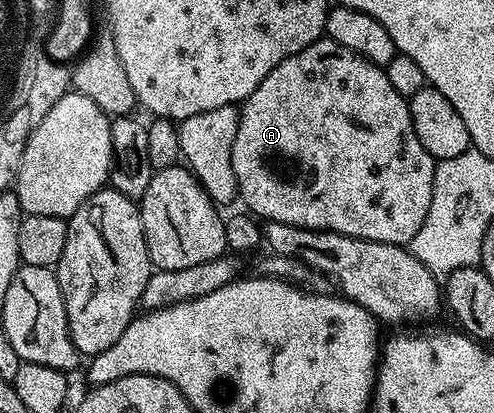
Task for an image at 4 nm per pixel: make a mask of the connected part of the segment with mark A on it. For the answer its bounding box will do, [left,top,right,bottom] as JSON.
[231,36,437,246]

